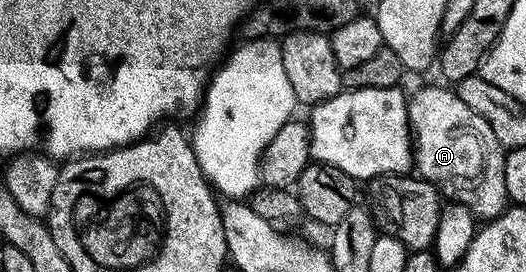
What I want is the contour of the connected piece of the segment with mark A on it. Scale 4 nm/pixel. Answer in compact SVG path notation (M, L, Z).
M422 88L415 96L409 97L412 160L416 168L418 164L417 175L435 184L447 201L468 206L479 221L495 220L508 207L504 182L507 149L502 147L500 138L496 138L494 127L483 116L476 114L476 110L472 110L472 106L464 102L457 91L446 88Z

